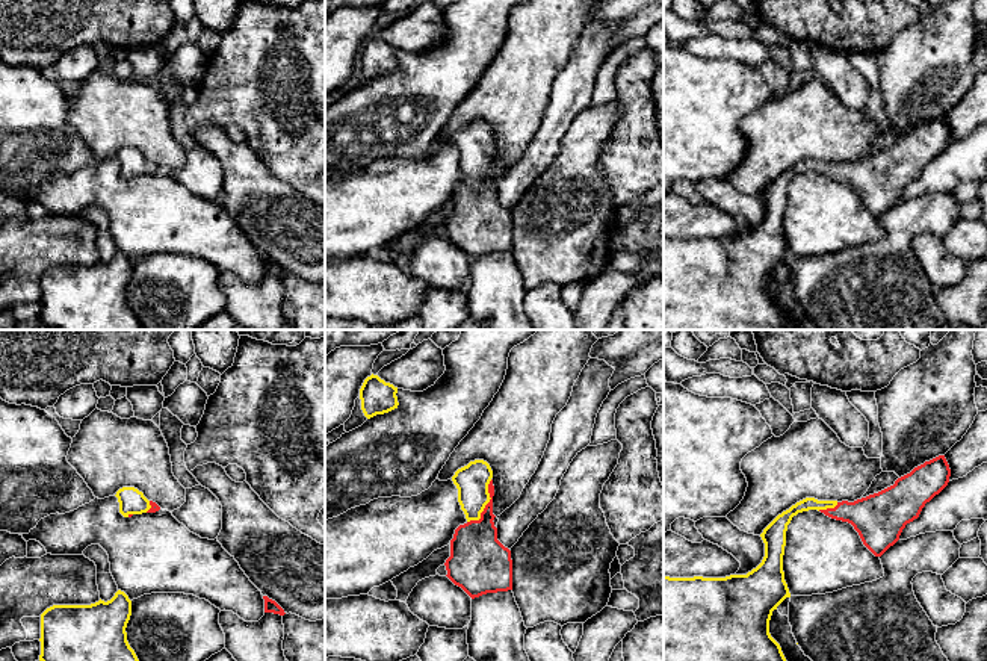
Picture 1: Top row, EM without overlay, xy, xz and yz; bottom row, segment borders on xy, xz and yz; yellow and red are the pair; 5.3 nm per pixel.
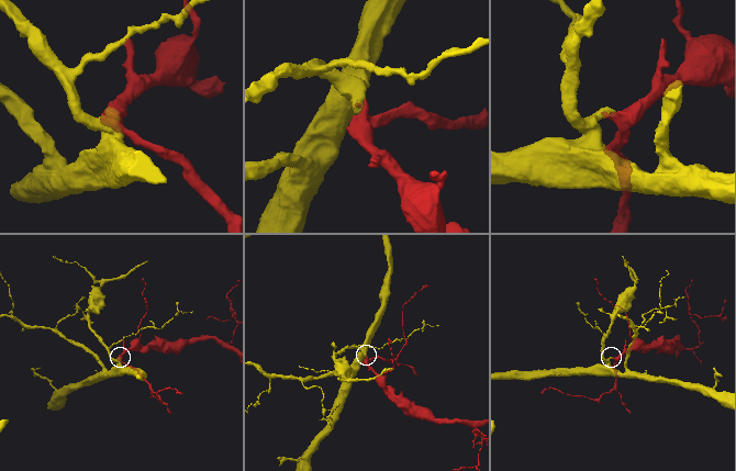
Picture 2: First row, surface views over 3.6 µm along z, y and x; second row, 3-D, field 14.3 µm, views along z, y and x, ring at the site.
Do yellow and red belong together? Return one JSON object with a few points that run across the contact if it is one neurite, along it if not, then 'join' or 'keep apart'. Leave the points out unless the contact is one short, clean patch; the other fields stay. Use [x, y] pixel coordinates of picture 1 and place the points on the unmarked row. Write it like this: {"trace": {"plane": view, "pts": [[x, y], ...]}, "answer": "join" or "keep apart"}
{"trace": {"plane": "xz", "pts": [[472, 142], [475, 155], [485, 165], [479, 174], [475, 211]]}, "answer": "join"}

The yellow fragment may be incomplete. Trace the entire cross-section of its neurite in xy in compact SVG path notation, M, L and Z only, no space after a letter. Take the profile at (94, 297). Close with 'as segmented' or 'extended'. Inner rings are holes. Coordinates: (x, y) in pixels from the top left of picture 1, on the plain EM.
M118 251L104 263L91 266L53 266L41 275L39 322L53 330L142 330L127 303L131 262Z; as segmented

